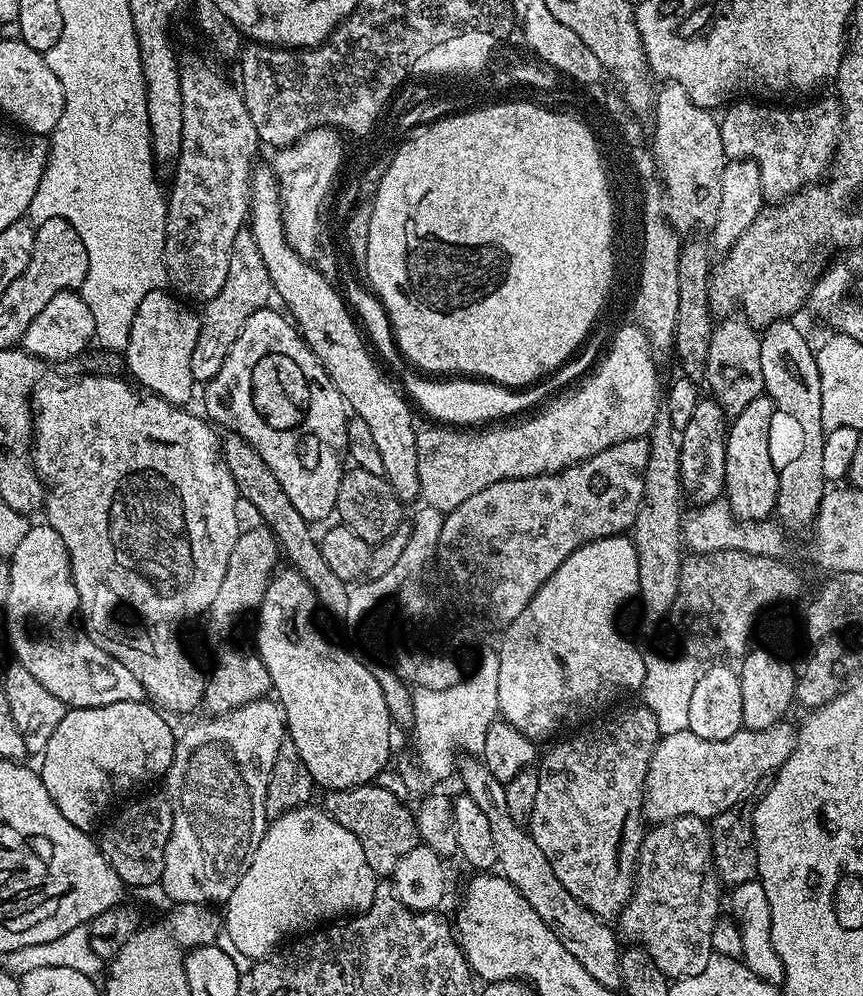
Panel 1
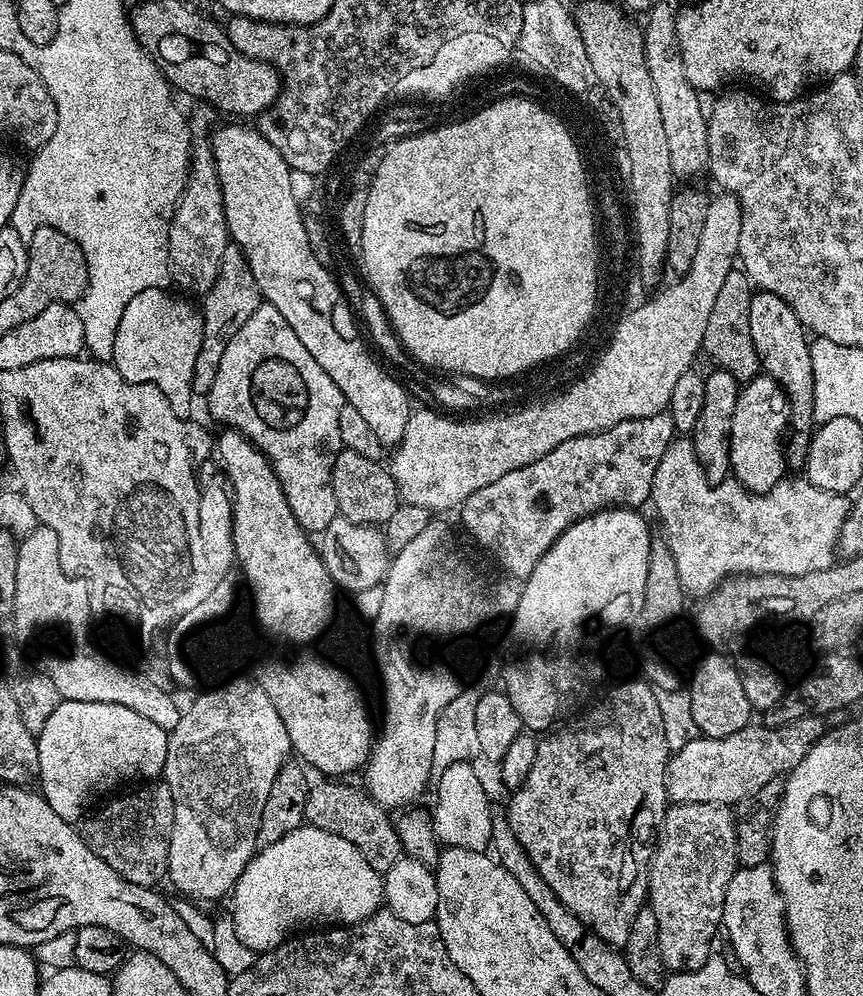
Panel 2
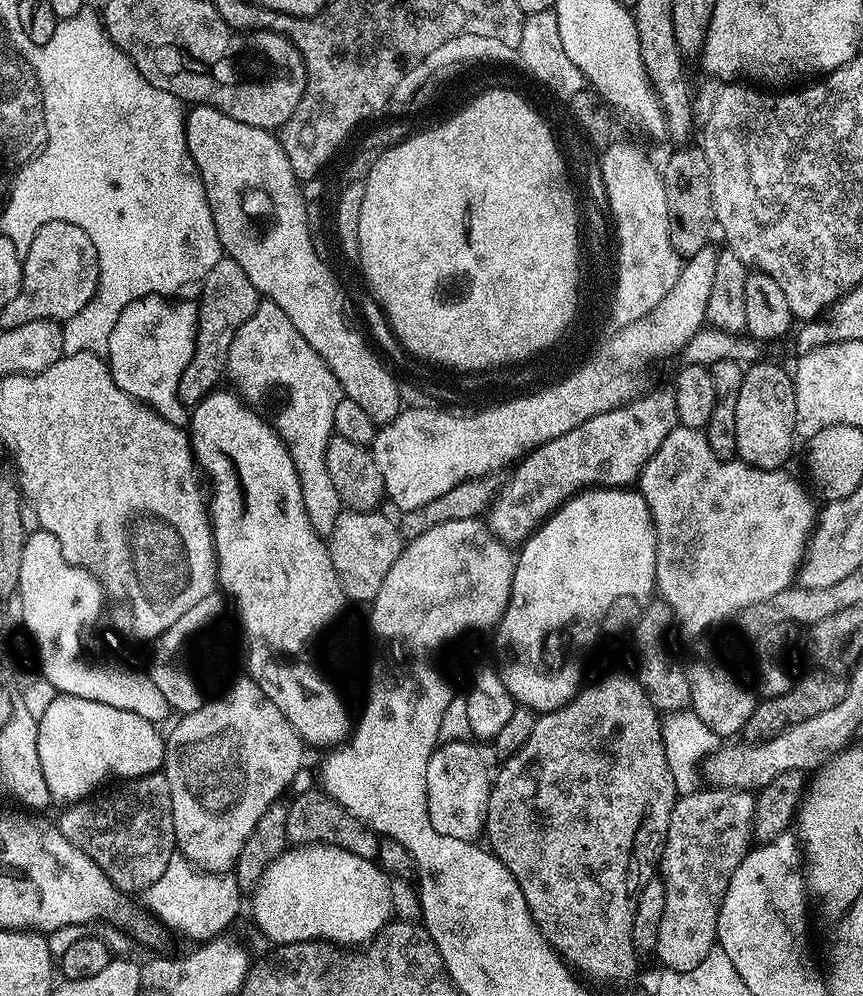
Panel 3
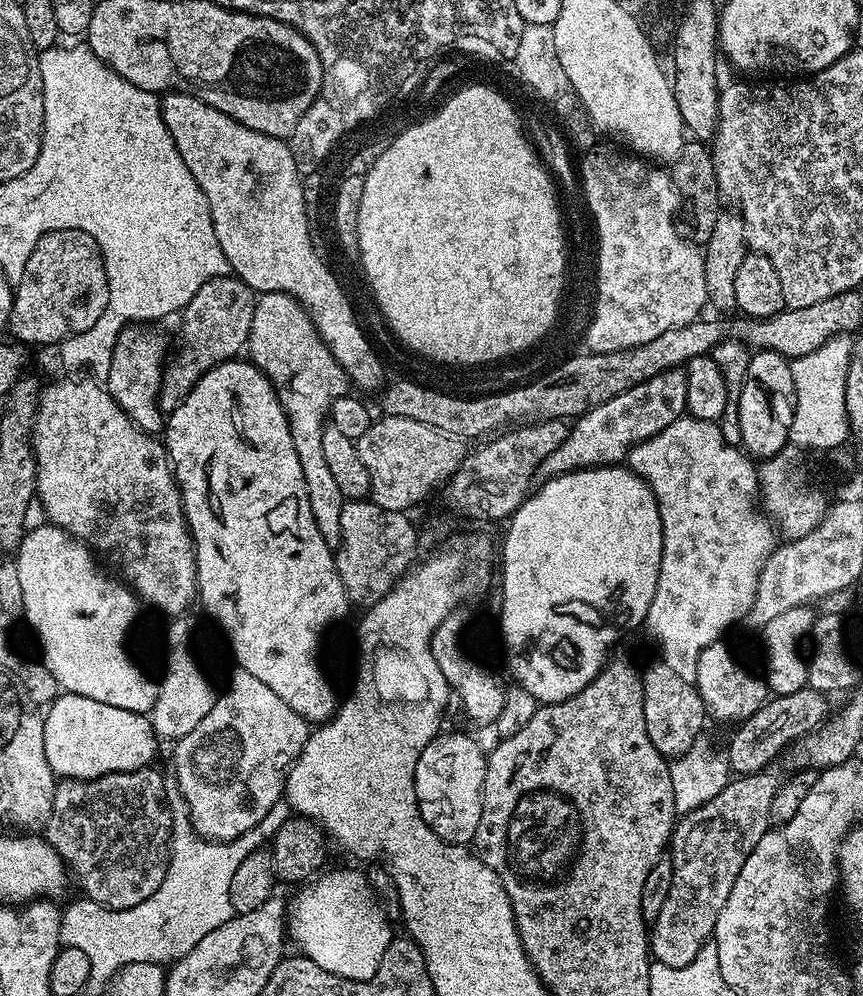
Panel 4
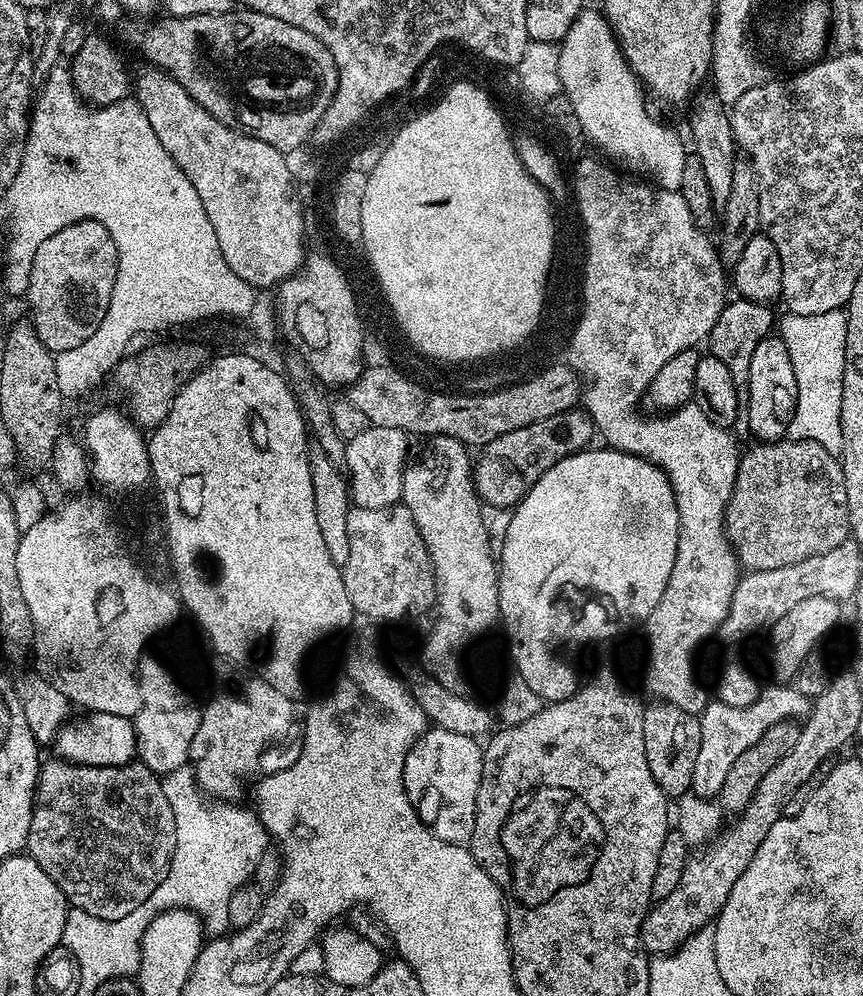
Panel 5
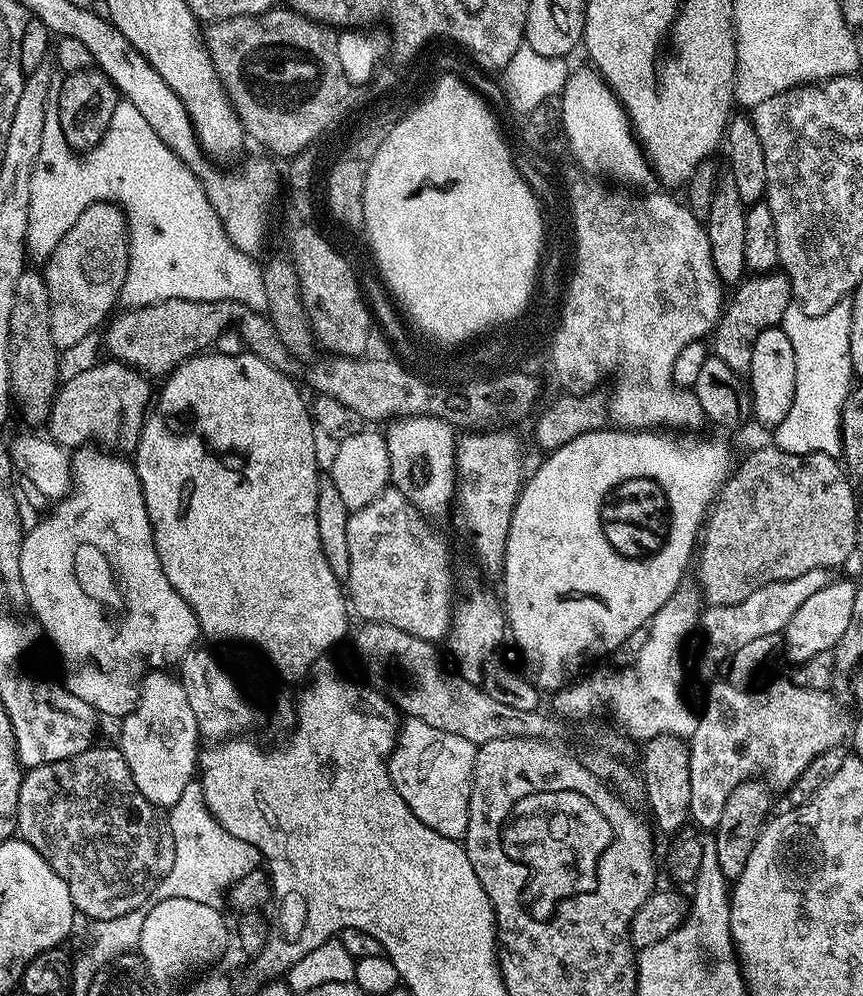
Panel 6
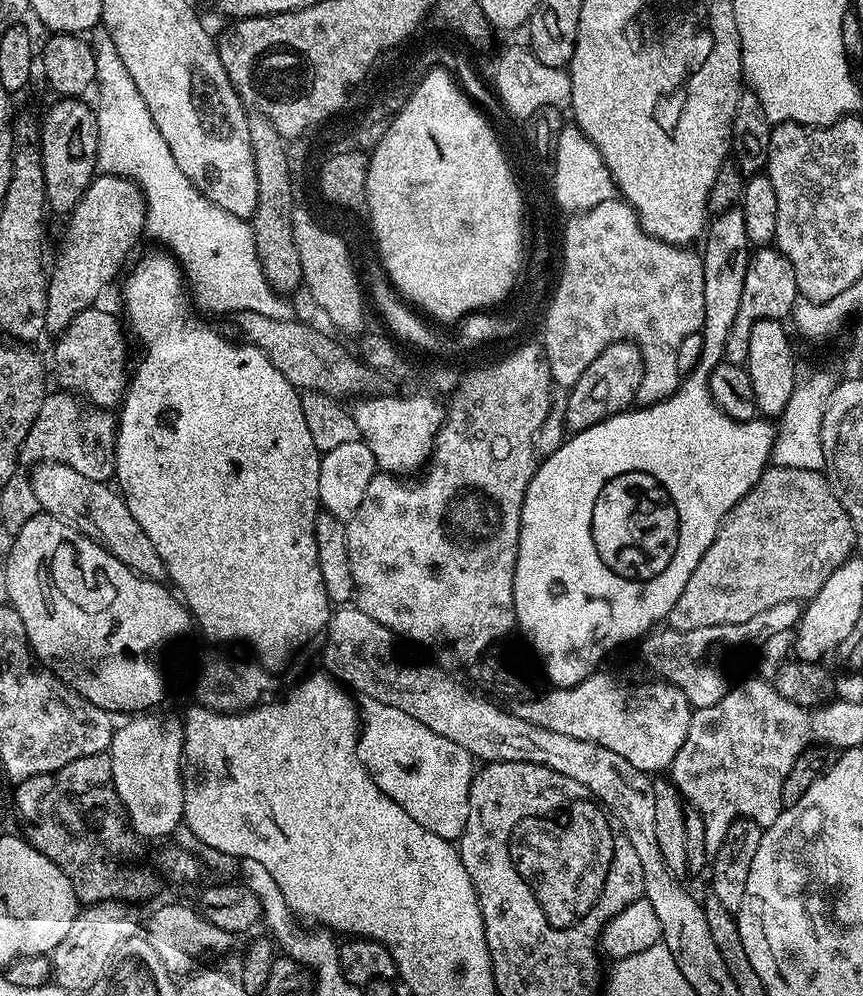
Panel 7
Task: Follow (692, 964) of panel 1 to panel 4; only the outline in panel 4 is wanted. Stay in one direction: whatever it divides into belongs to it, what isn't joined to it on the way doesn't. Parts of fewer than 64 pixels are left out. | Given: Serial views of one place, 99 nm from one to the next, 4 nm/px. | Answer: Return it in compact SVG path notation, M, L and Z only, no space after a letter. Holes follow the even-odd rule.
M772 770L732 778L710 802L679 817L670 841L674 882L658 918L650 924L650 952L655 963L675 968L686 966L694 962L698 950L702 950L702 946L713 939L718 914L722 914L722 906L726 906L726 898L730 898L730 890L734 890L734 882L738 879L746 858L750 858L754 846L758 846L761 838L770 831L770 810L774 794L778 794L781 783L781 777L776 777Z

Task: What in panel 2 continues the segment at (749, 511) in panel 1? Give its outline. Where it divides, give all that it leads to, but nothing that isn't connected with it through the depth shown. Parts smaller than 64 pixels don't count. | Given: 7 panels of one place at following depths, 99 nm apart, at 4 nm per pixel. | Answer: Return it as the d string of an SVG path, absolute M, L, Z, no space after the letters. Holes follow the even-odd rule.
M757 374L741 387L738 406L734 406L734 422L730 425L730 466L731 475L749 492L769 492L778 481L785 479L784 439L791 419L792 407L788 405L788 395L784 393L782 386L778 386L778 382L774 382L774 378Z

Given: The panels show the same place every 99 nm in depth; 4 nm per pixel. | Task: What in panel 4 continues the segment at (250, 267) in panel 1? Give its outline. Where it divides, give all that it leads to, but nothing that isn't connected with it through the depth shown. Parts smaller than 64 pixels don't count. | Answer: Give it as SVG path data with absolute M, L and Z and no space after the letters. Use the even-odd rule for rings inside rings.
M235 275L217 276L208 280L190 298L190 302L179 313L180 348L173 347L164 365L160 379L160 393L156 406L161 413L167 414L177 408L194 390L194 386L214 366L237 359L245 351L250 322L254 322L256 296L247 284L243 284Z

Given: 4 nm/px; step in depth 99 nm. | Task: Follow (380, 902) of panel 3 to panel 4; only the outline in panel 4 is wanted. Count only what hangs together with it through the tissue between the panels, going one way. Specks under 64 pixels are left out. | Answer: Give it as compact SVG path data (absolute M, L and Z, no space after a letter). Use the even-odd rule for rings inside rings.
M344 868L341 872L319 876L305 883L299 889L301 892L297 894L296 901L290 904L286 932L291 943L293 940L303 955L332 976L347 980L374 978L382 962L382 954L386 954L394 939L392 928L376 901L377 893L363 871Z

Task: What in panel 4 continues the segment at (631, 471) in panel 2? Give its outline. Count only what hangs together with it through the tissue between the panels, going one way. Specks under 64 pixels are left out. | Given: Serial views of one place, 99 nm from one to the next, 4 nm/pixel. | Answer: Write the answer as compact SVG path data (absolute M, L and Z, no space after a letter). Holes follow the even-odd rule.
M683 367L667 368L646 382L638 382L630 390L589 408L587 412L575 417L568 429L566 442L541 462L539 475L544 478L560 476L563 472L574 472L577 468L599 468L616 466L627 461L628 452L643 440L657 436L670 422L685 415L686 374Z

